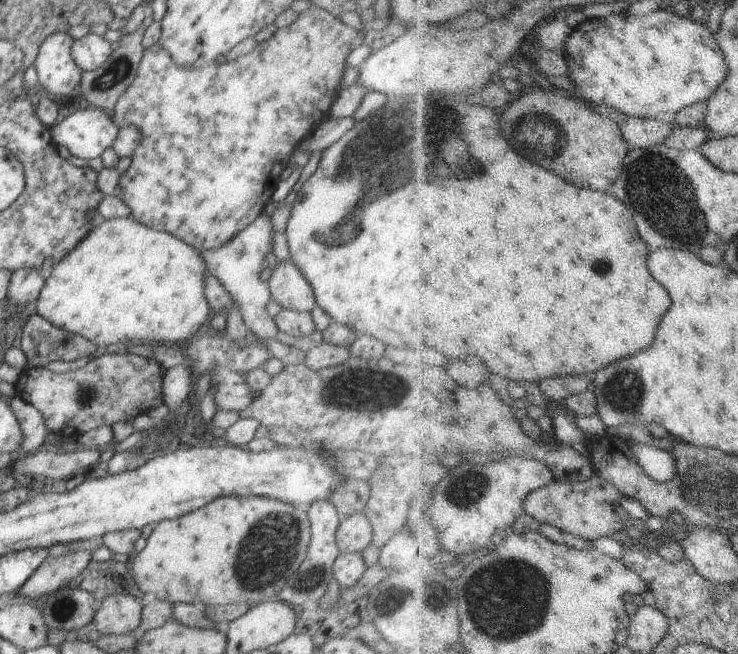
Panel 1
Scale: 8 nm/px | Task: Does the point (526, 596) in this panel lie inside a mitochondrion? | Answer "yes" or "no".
yes

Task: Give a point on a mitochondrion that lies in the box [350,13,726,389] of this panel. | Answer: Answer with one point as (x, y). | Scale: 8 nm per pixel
(657, 194)

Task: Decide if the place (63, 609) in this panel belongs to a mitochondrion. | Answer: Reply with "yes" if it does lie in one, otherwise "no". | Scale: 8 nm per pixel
yes

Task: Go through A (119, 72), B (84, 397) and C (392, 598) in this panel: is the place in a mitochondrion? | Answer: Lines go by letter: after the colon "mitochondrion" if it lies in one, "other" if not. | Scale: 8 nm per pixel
A: mitochondrion
B: mitochondrion
C: other

